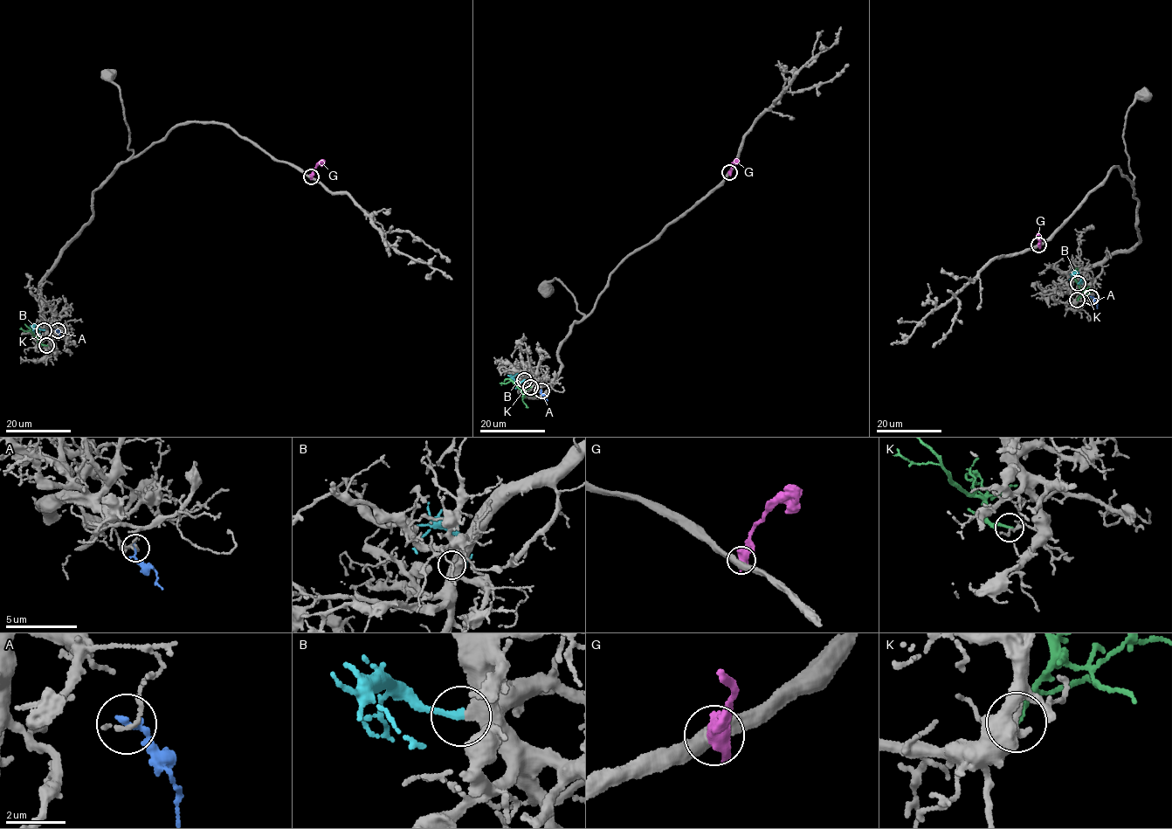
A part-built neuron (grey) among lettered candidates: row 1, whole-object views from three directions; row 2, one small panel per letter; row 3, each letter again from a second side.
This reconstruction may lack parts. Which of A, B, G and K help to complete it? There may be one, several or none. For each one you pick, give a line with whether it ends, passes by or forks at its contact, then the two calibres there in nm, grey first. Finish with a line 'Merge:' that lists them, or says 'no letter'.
B: it ends | 380/220 nm
Merge: B

